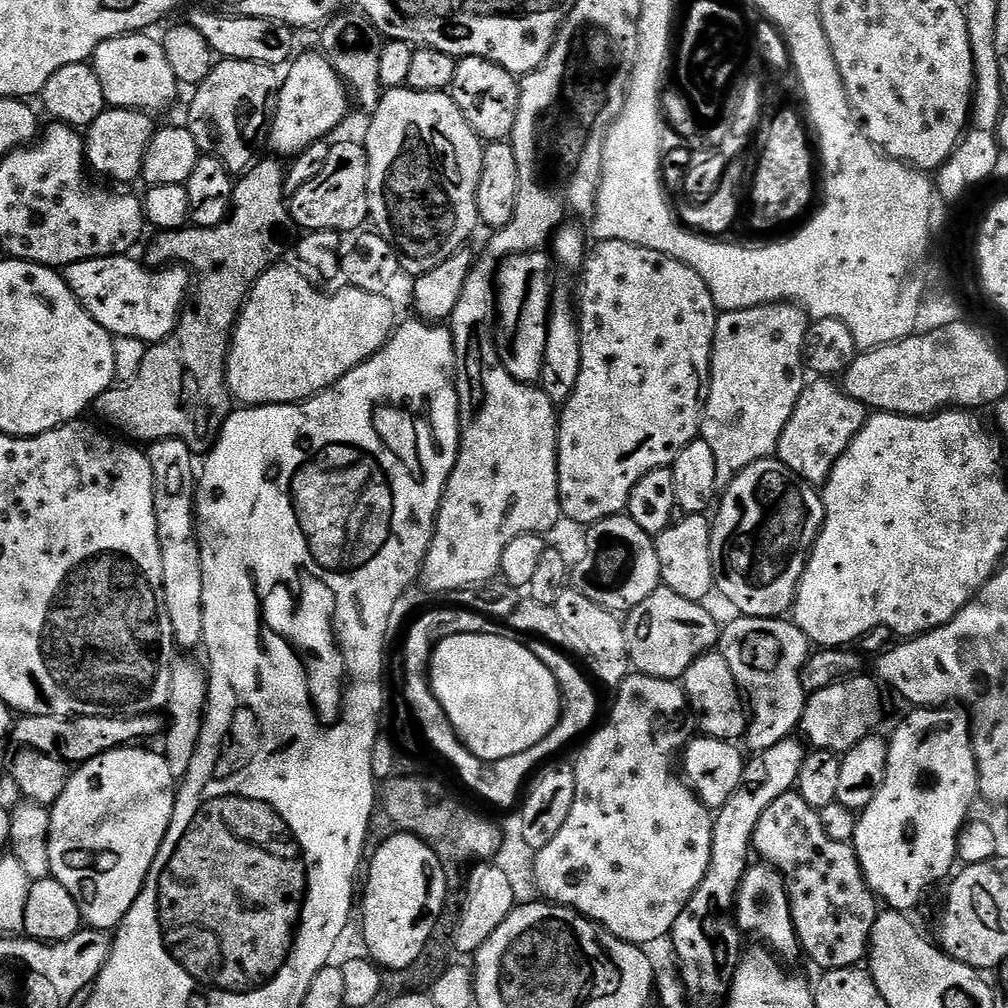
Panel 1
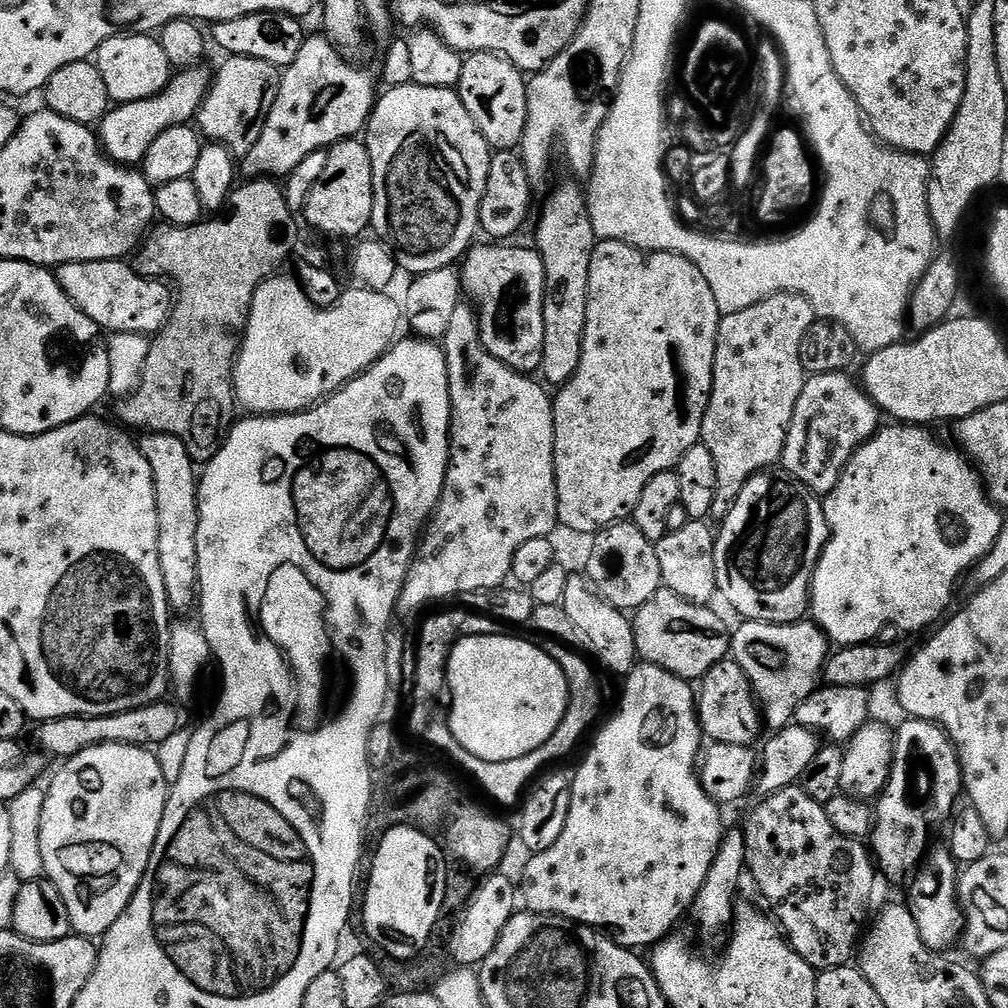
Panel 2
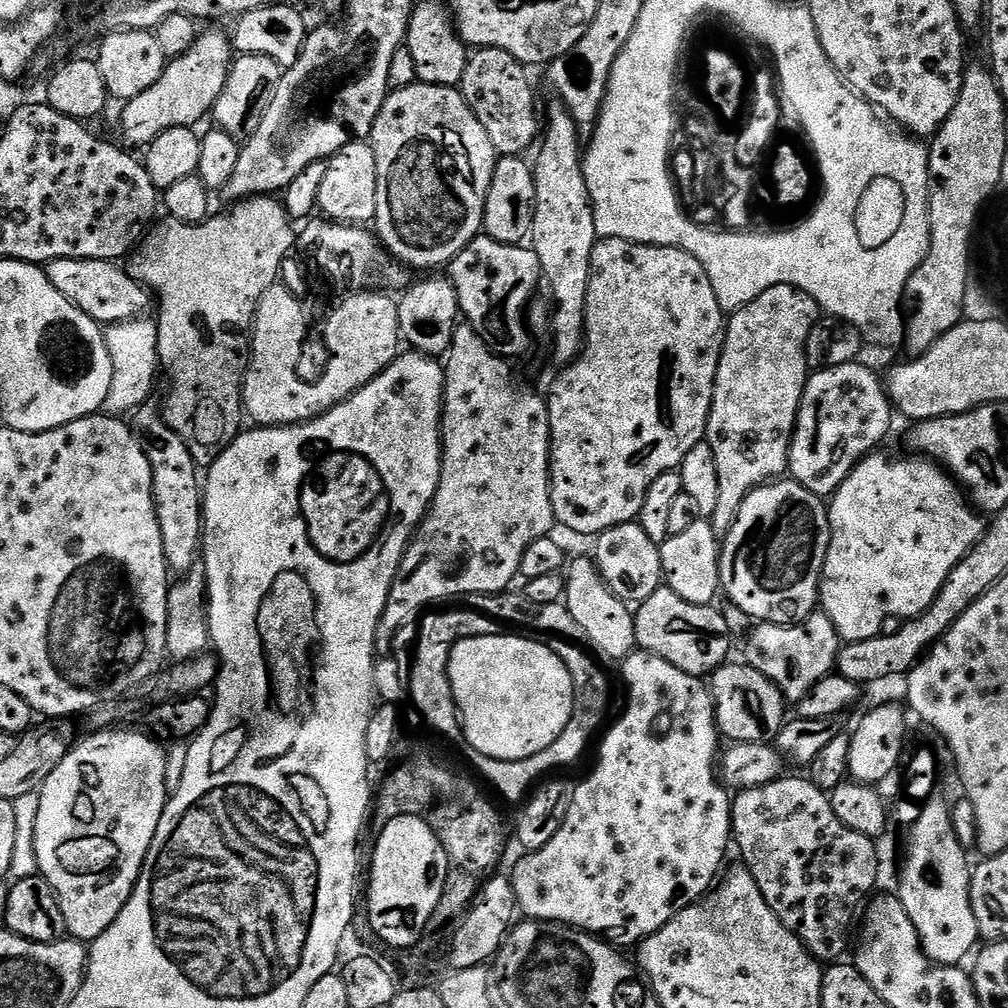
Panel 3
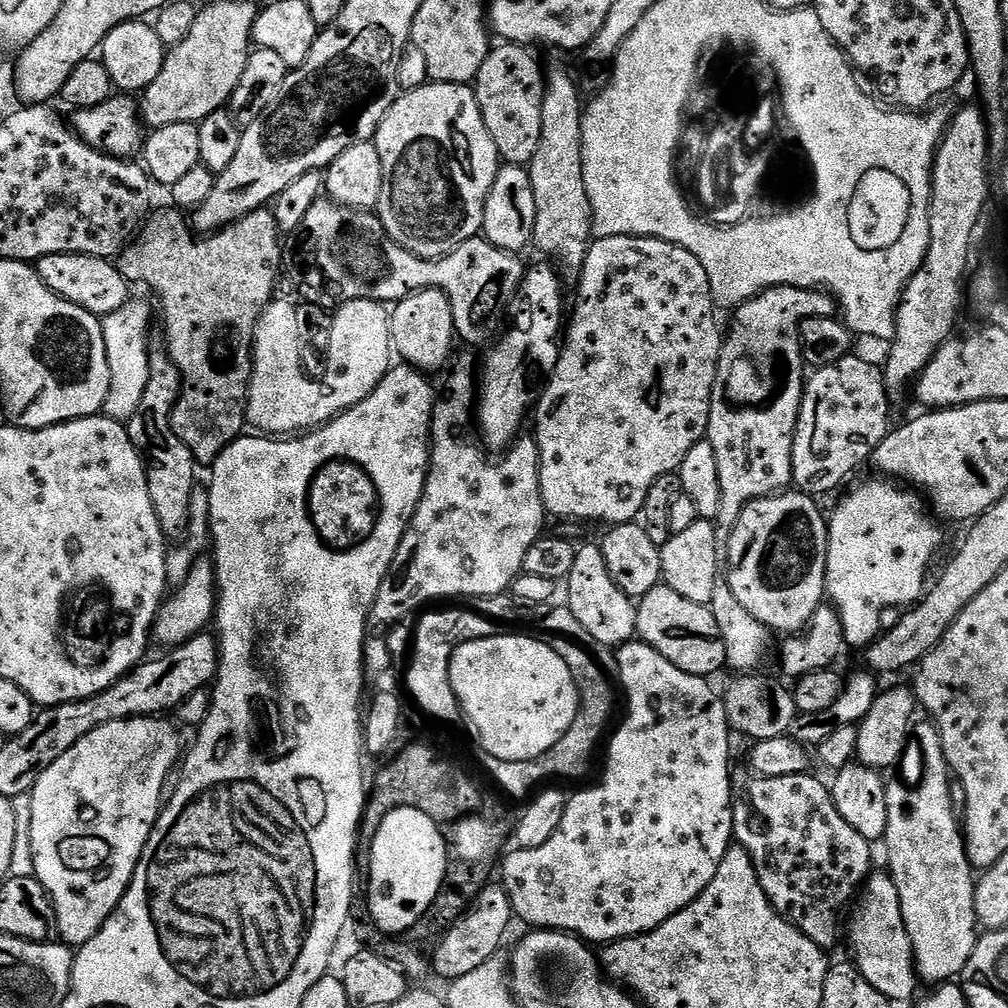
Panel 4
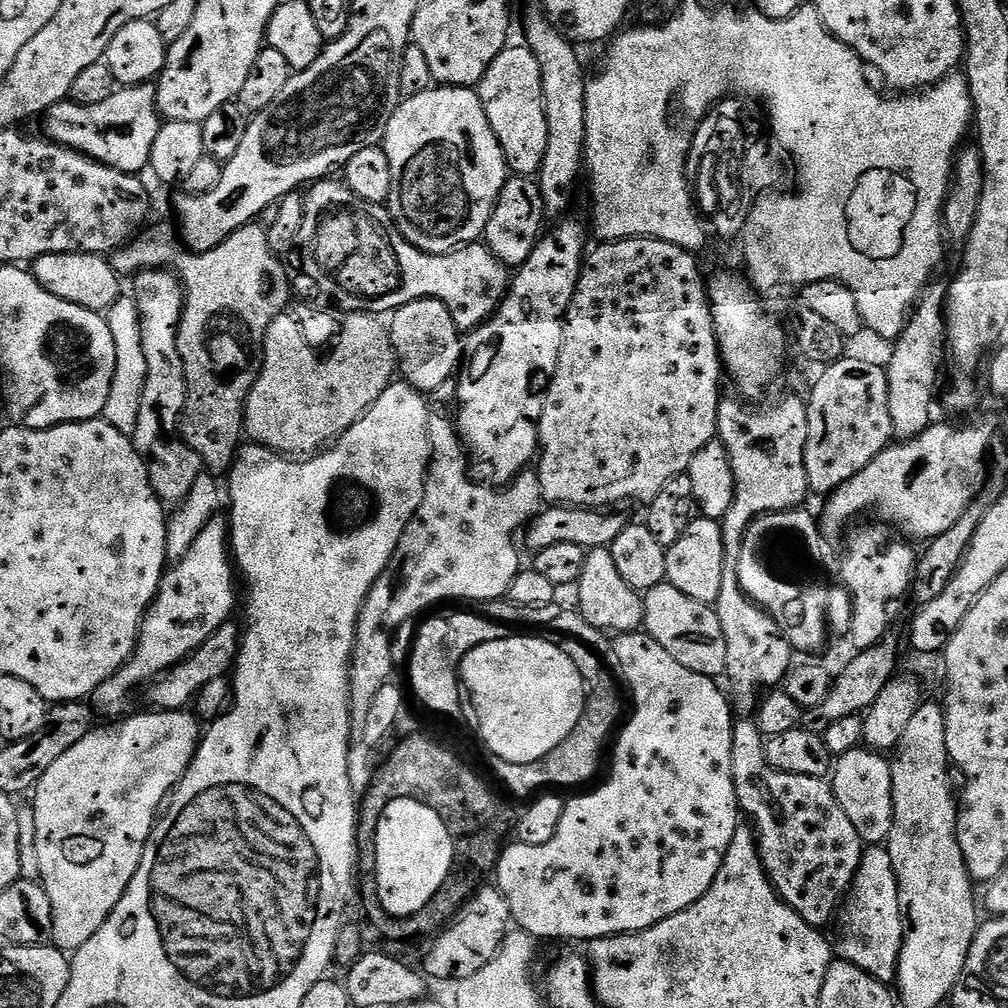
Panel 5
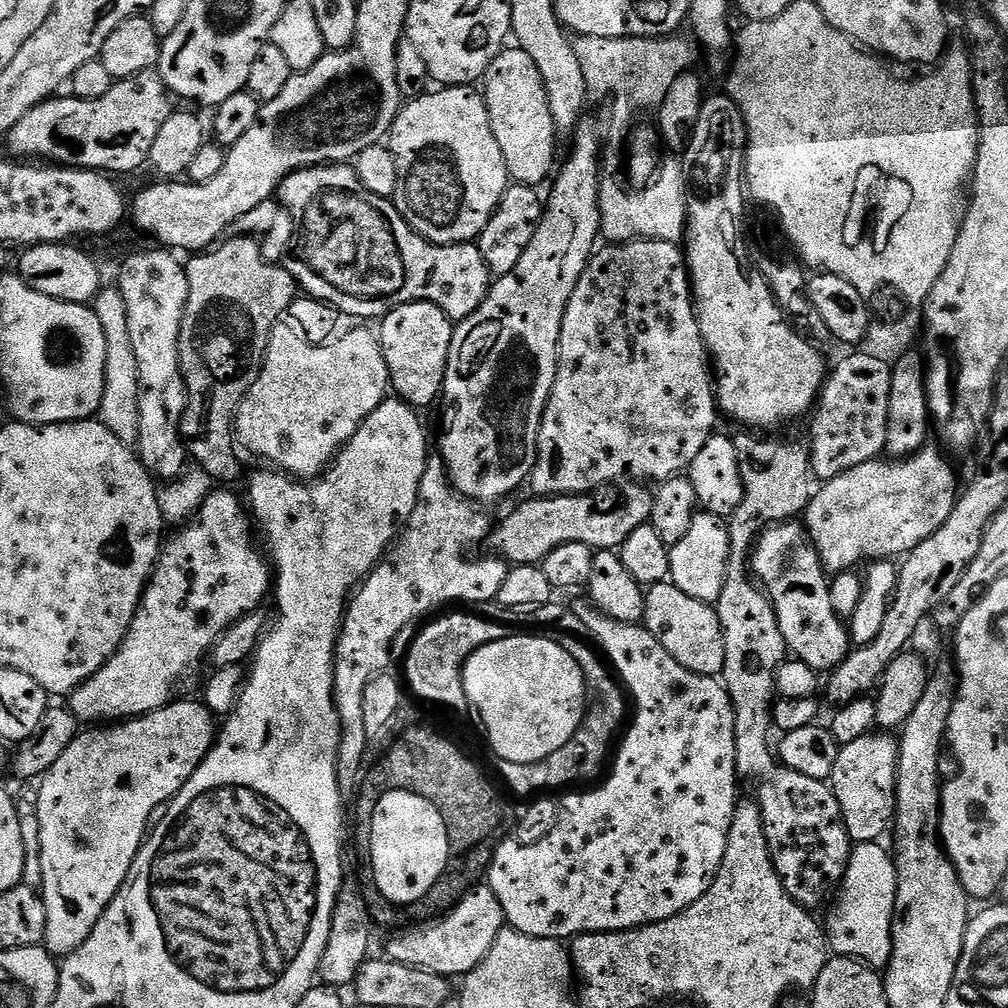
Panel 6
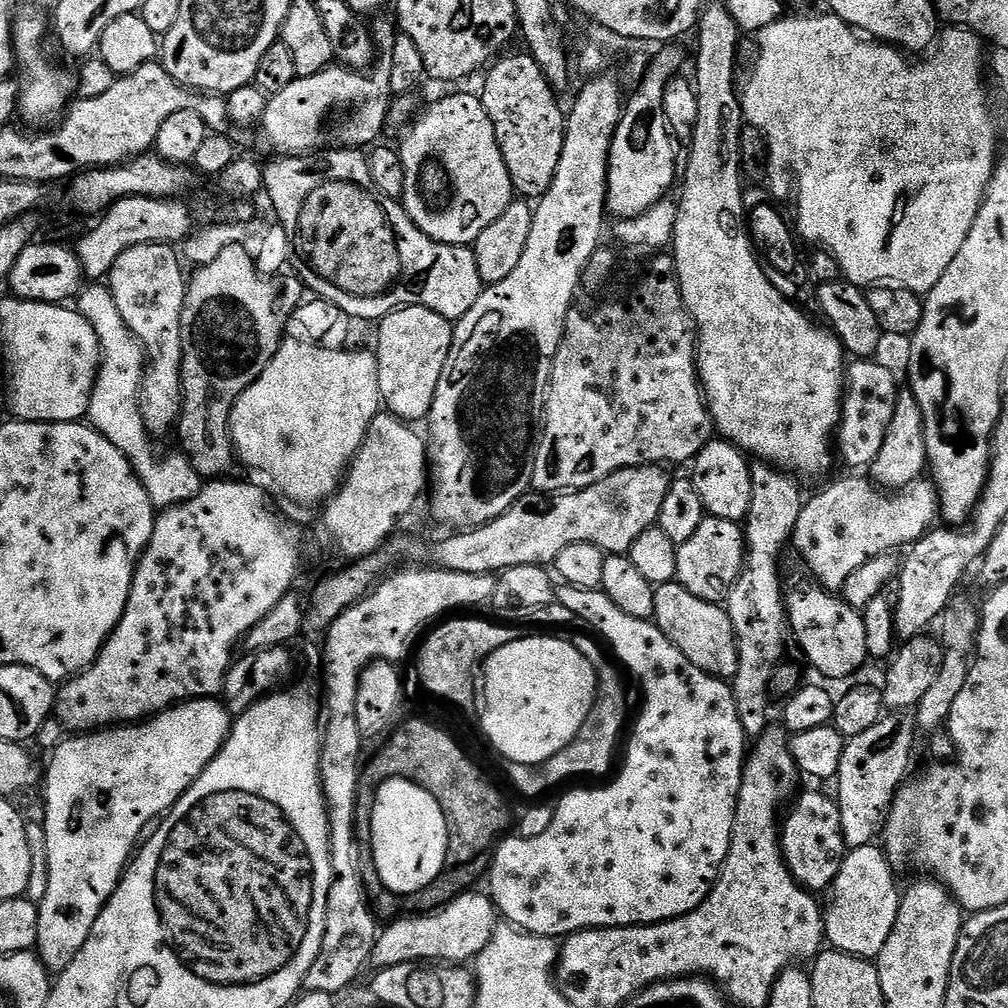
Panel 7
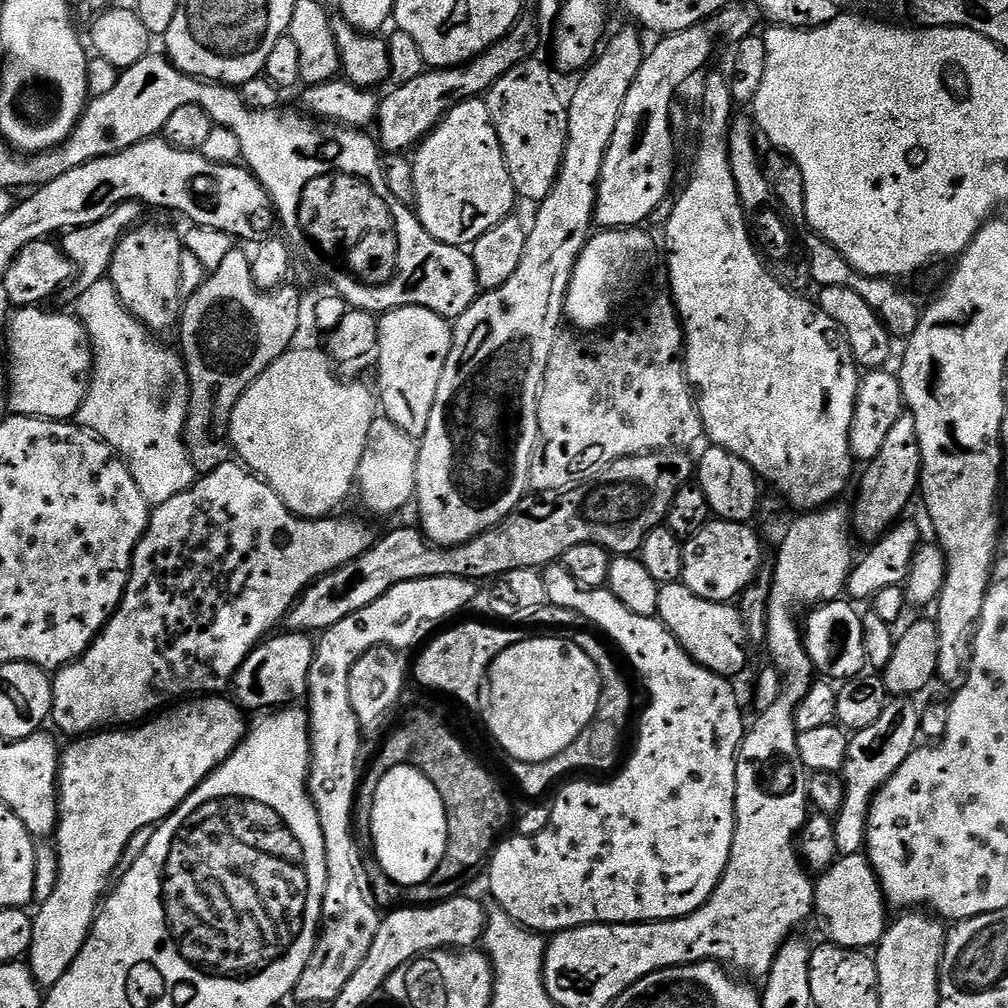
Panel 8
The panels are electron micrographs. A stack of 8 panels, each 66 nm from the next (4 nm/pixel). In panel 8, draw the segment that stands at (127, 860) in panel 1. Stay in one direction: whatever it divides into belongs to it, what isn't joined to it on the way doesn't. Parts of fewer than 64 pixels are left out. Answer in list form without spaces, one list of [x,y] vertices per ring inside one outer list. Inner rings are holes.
[[[204,694],[199,698],[177,703],[153,715],[147,722],[140,722],[123,730],[101,730],[73,739],[72,745],[63,749],[56,801],[58,819],[54,833],[58,878],[50,898],[43,900],[39,905],[40,909],[32,916],[34,938],[32,949],[26,957],[26,963],[32,969],[32,977],[37,984],[56,984],[58,978],[62,978],[62,974],[70,970],[74,958],[92,933],[98,905],[113,879],[112,871],[115,868],[117,870],[121,863],[123,851],[132,835],[142,829],[142,826],[157,825],[166,819],[240,745],[246,731],[245,713],[235,699],[228,697],[227,700],[226,697],[224,694]]]

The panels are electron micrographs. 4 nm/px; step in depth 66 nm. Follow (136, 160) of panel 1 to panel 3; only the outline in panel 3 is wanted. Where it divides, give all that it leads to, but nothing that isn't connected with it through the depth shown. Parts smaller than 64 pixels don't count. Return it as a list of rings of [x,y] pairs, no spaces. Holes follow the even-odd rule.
[[[216,26],[209,28],[212,28],[209,32],[201,31],[197,35],[194,46],[190,46],[186,54],[171,57],[165,63],[162,78],[158,78],[150,90],[142,90],[138,98],[121,107],[124,109],[120,112],[120,136],[129,149],[147,149],[158,134],[175,128],[192,128],[211,113],[218,94],[222,94],[222,86],[226,86],[228,71],[232,69],[234,47],[227,31],[219,32]]]

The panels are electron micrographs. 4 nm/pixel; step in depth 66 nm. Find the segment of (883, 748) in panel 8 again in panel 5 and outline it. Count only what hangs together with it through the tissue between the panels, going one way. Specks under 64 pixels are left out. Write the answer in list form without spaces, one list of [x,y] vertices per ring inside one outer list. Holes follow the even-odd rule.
[[[861,746],[835,761],[830,772],[830,783],[833,794],[838,798],[838,806],[846,810],[846,818],[850,818],[854,830],[858,830],[858,838],[862,838],[868,846],[883,845],[892,825],[891,763],[881,753]]]

